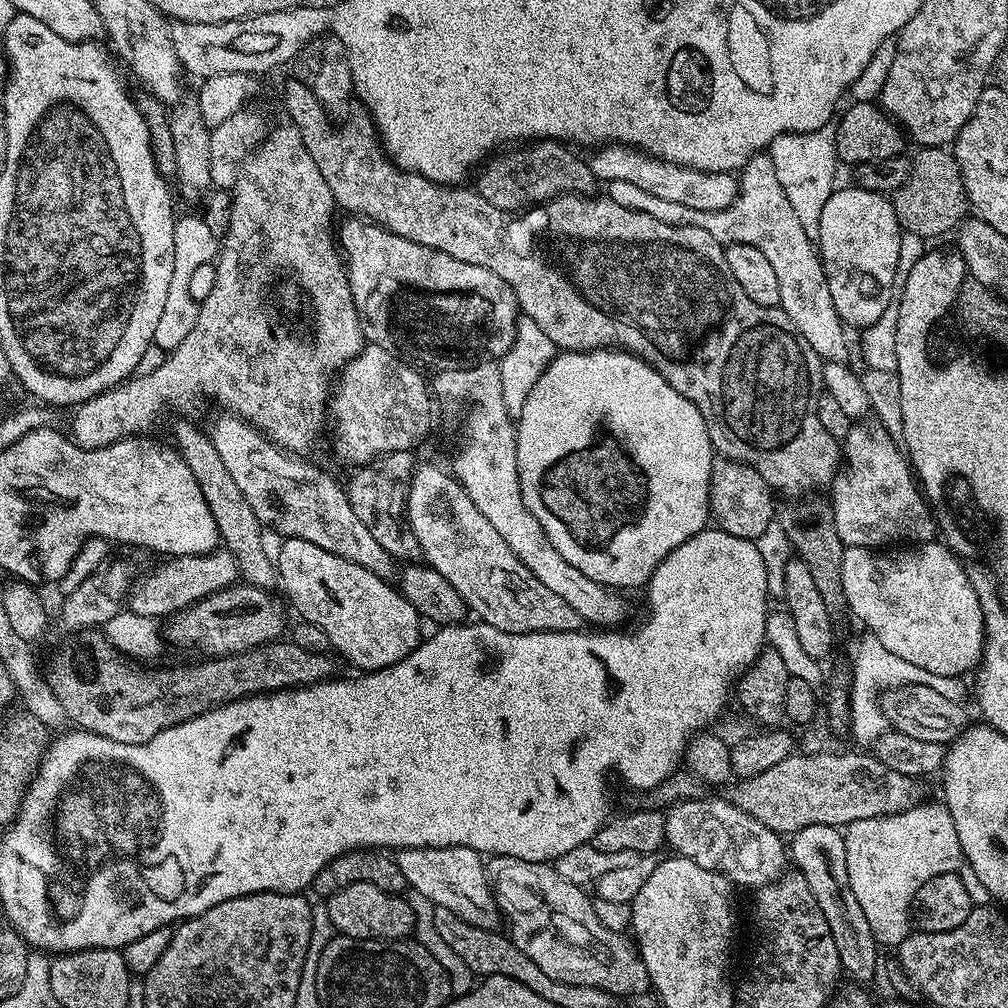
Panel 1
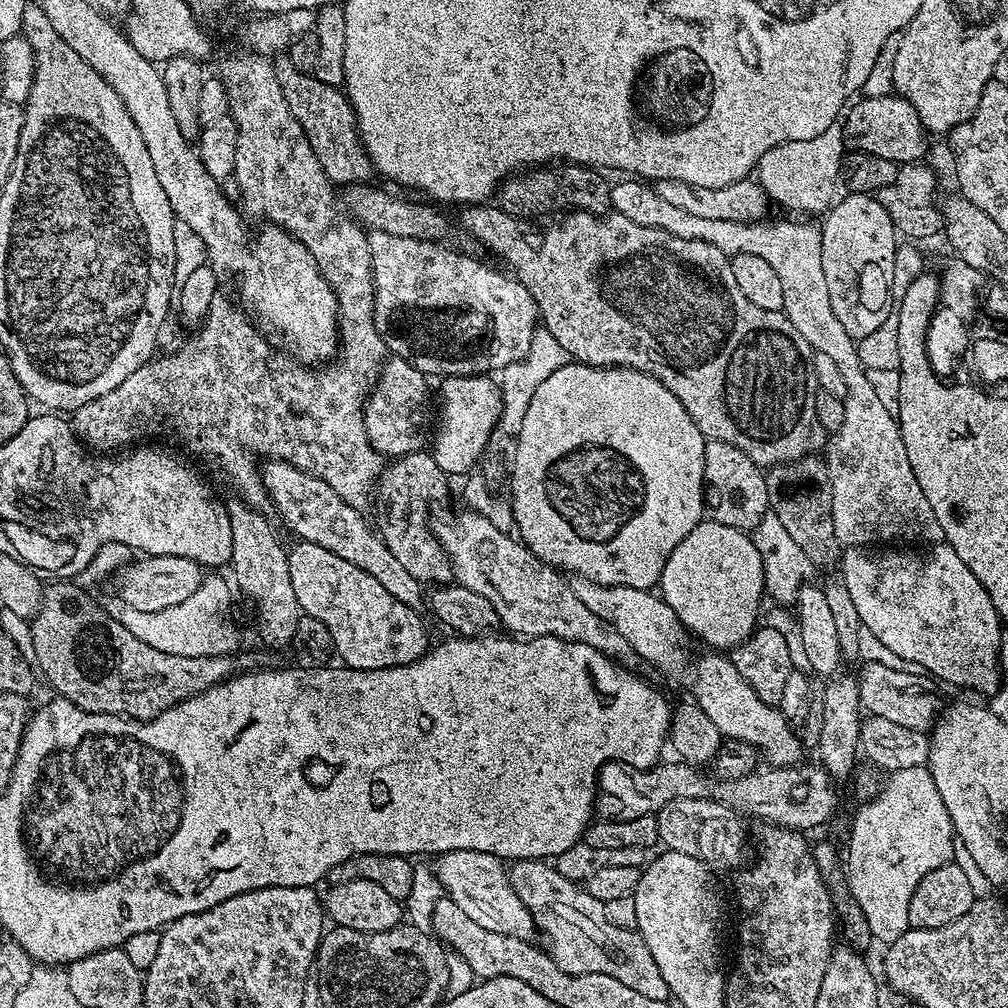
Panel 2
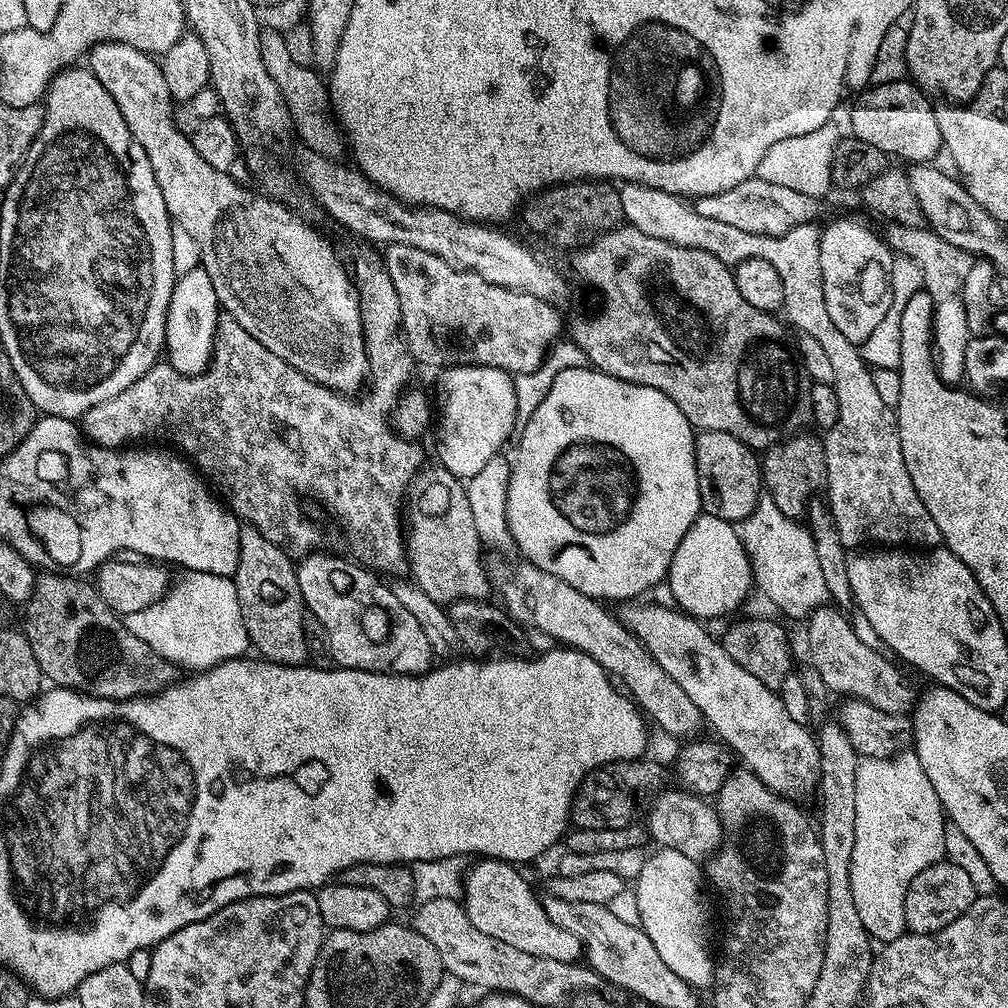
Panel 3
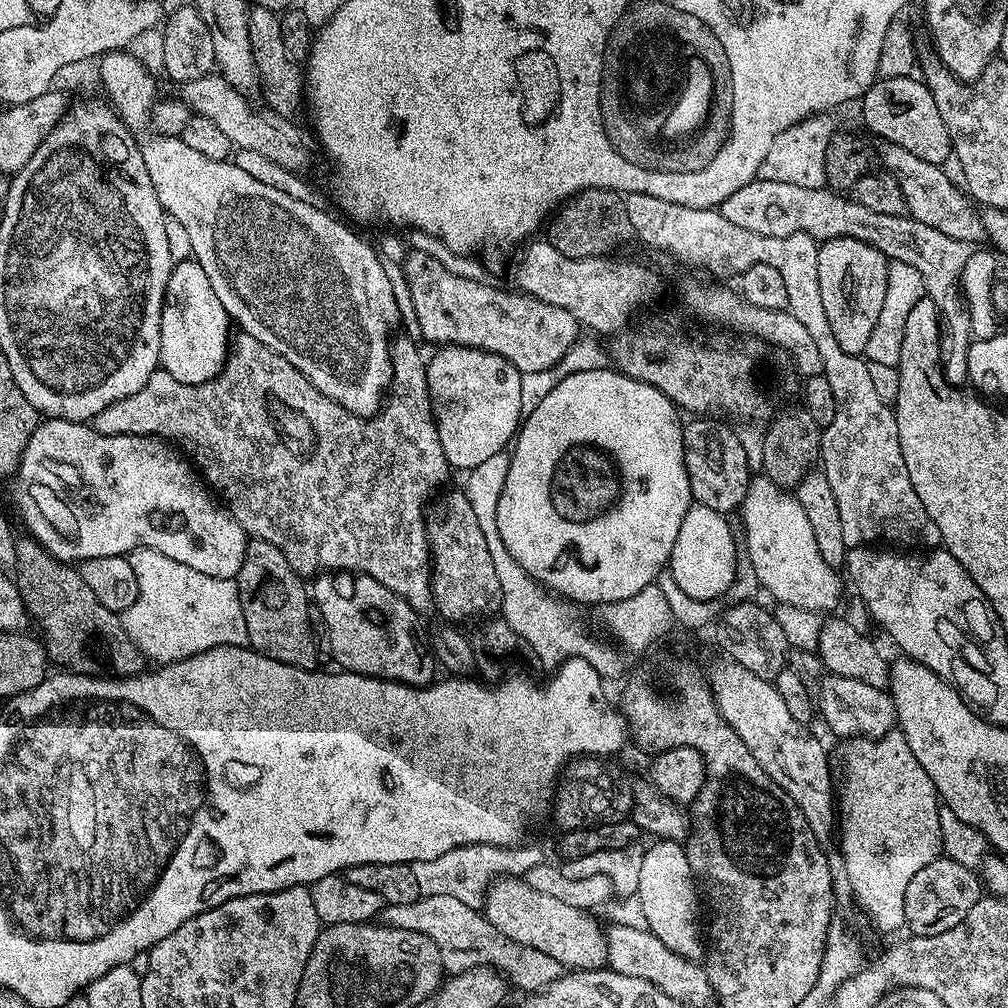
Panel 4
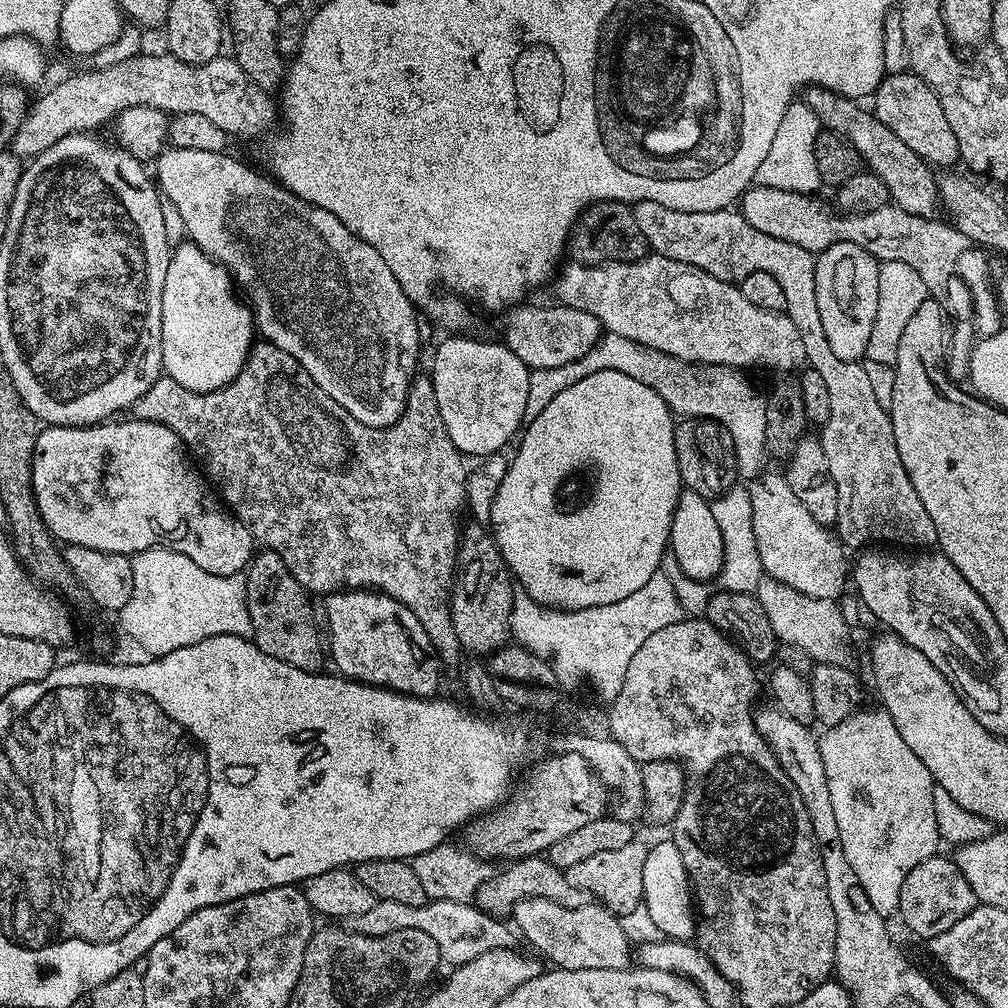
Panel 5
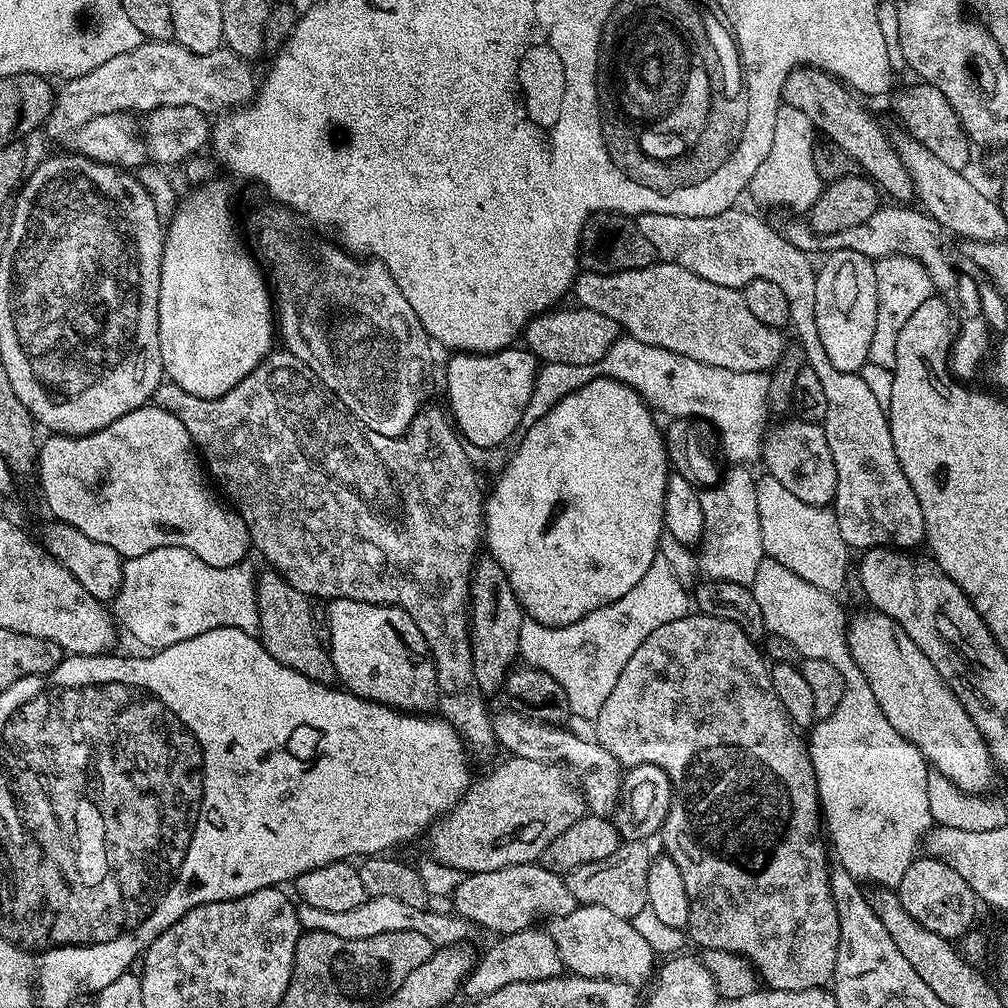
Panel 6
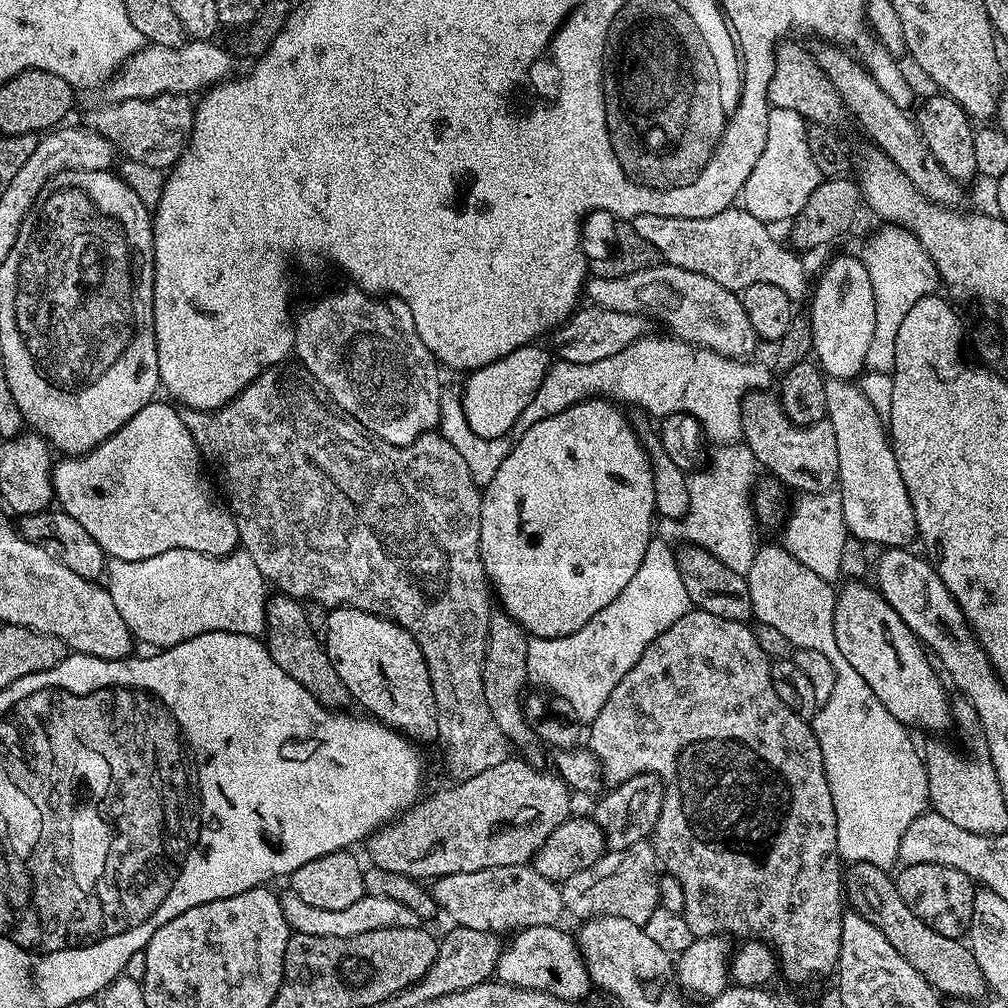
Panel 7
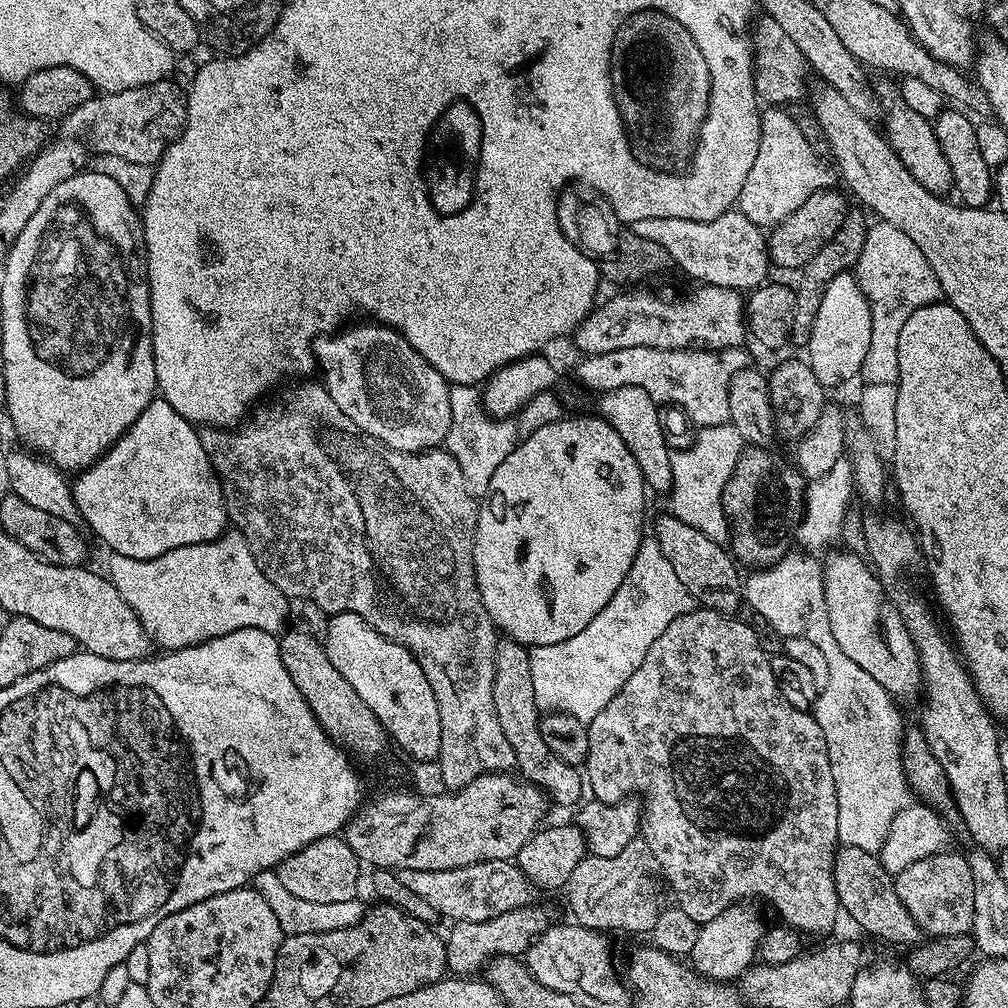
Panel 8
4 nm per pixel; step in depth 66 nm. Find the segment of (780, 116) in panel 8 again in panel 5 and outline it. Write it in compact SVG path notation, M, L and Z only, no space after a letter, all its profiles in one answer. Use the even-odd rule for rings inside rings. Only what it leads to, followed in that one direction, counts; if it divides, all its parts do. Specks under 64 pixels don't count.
M794 102L782 114L782 122L774 134L774 143L766 158L762 158L762 166L758 166L755 183L761 188L774 190L790 190L803 196L810 196L821 191L822 185L815 161L816 143L821 139L822 125L818 114L810 110L810 106L803 102Z

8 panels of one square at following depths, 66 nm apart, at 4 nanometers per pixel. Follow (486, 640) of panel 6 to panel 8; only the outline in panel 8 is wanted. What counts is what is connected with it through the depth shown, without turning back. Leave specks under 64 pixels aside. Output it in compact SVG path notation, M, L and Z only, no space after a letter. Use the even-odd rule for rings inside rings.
M504 638L497 643L496 661L494 662L494 708L498 710L498 722L501 723L502 731L506 734L506 742L510 742L510 746L514 750L519 775L527 780L529 784L541 788L553 805L572 804L571 806L576 806L581 803L582 797L580 795L586 792L586 784L581 773L579 776L576 773L579 771L573 765L562 762L562 758L558 758L558 754L554 754L554 750L550 750L550 746L546 746L546 742L542 738L540 733L542 710L536 705L536 699L534 698L534 681L530 678L530 658L528 654L529 649L516 640Z

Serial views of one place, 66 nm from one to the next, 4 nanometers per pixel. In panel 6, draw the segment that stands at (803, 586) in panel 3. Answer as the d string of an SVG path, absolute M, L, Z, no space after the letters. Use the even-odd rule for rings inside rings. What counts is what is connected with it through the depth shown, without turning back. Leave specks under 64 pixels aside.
M761 475L756 481L755 500L762 527L765 555L793 570L811 585L836 594L845 584L850 549L838 527L835 509L802 502L773 476Z

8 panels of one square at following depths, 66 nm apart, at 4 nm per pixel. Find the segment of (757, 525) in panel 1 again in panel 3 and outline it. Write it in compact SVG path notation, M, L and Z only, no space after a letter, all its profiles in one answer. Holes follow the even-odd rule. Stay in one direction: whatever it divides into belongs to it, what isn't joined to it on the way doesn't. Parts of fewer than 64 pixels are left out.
M722 430L697 431L694 442L694 462L698 474L700 507L707 515L741 522L755 510L762 495L761 457L747 448L734 434Z

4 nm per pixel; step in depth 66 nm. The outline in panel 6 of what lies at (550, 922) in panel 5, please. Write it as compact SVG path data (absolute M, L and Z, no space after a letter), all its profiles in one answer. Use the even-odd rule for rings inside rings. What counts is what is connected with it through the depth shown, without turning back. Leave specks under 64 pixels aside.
M582 904L565 916L557 916L546 931L558 946L563 967L573 976L617 980L623 984L639 986L653 979L658 968L657 953L634 930L631 919L613 914L606 906Z

